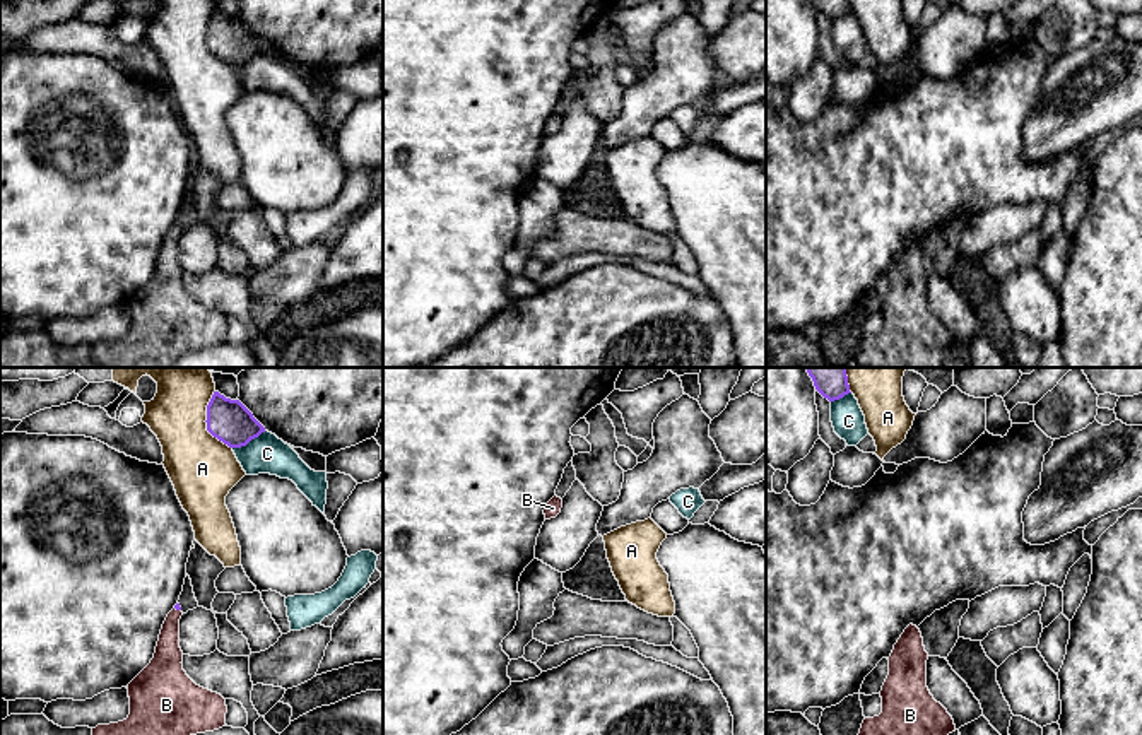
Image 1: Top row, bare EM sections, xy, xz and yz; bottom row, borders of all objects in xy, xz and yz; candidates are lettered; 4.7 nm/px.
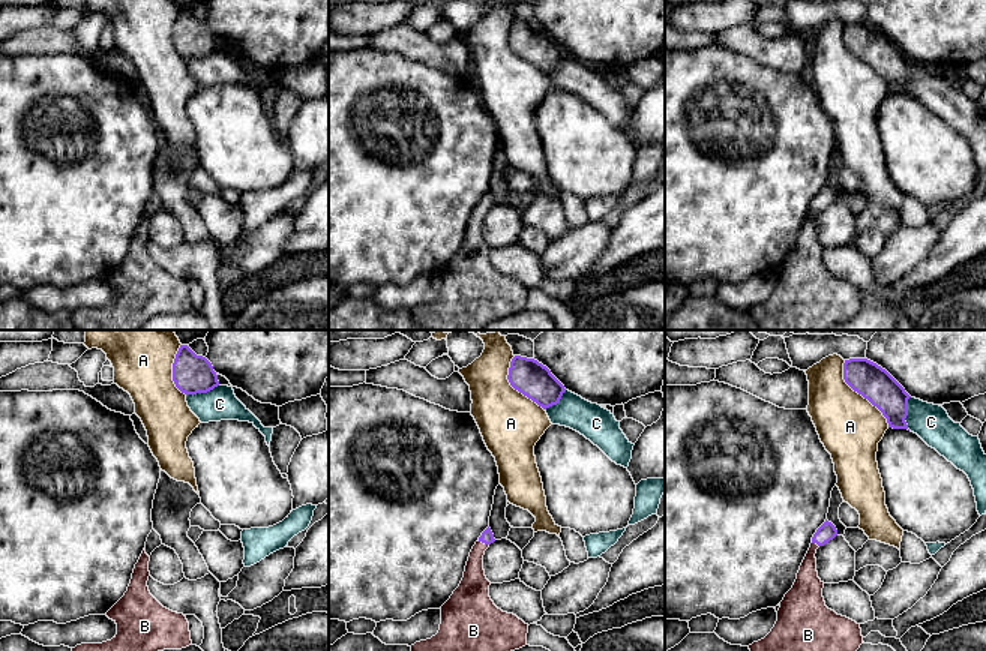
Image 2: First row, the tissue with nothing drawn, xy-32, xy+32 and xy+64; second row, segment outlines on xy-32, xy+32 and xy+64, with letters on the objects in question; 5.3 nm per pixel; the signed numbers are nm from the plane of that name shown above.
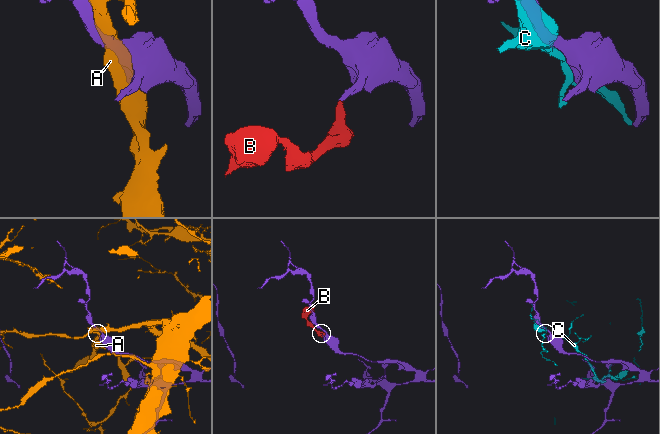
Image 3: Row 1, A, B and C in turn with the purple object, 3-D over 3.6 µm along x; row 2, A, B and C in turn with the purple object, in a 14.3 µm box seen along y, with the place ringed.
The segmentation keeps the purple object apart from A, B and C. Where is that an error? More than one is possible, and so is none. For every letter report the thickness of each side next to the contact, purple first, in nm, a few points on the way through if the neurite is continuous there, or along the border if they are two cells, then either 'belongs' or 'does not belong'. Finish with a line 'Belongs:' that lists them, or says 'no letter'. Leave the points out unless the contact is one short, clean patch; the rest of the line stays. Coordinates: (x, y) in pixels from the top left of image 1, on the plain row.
A: calibres 200 and 320 nm; does not belong
B: calibres 20 and 140 nm; way xy (176, 223), (178, 226), (171, 240), (168, 274); belongs
C: calibres 200 and 180 nm; does not belong
Belongs: B

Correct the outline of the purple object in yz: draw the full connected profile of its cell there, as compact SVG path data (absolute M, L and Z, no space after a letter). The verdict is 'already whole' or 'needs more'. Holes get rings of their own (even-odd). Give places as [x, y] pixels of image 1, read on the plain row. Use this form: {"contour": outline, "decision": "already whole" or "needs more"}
{"contour": "M814 0L814 3L829 19L839 17L851 10L848 0Z", "decision": "already whole"}

